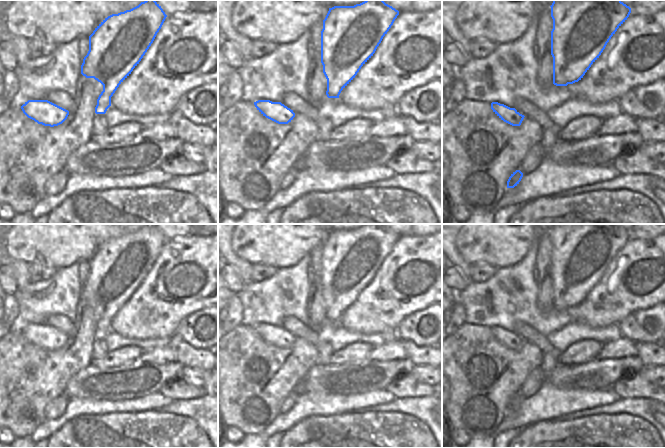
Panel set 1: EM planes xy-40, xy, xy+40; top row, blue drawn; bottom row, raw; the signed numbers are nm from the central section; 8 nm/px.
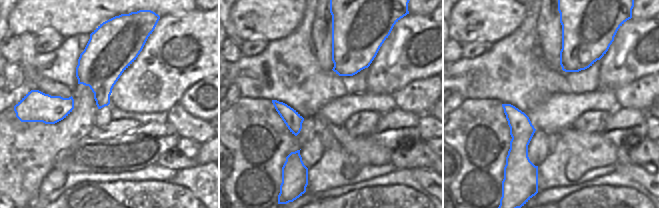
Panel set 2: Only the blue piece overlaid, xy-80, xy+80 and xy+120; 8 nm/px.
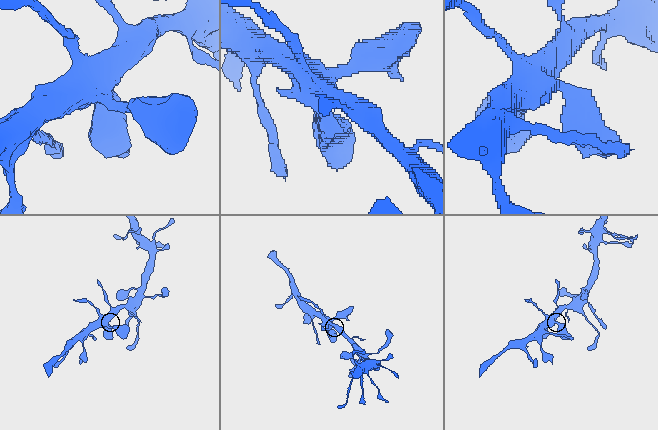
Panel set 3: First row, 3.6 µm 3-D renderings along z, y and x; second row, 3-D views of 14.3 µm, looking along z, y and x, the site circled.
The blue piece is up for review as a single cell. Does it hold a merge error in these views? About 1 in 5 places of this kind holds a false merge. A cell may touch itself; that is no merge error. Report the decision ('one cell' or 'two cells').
one cell

